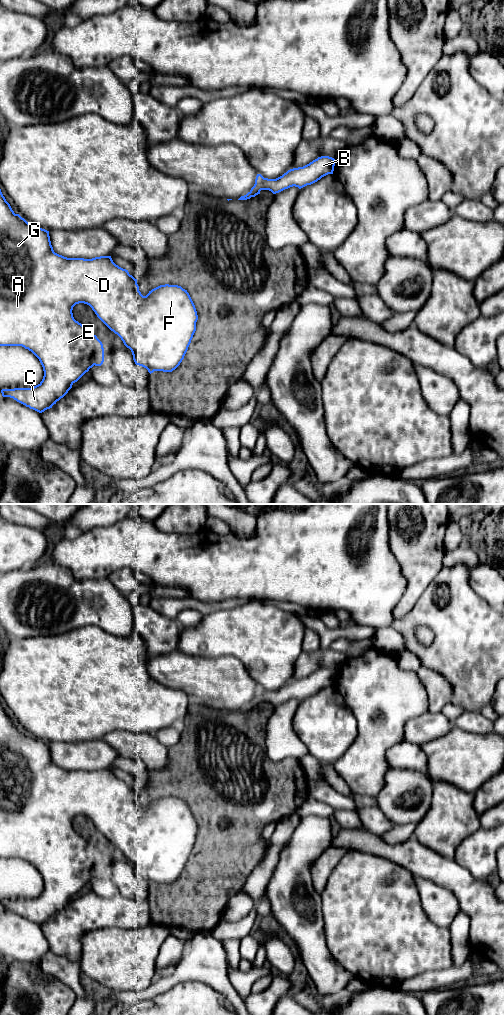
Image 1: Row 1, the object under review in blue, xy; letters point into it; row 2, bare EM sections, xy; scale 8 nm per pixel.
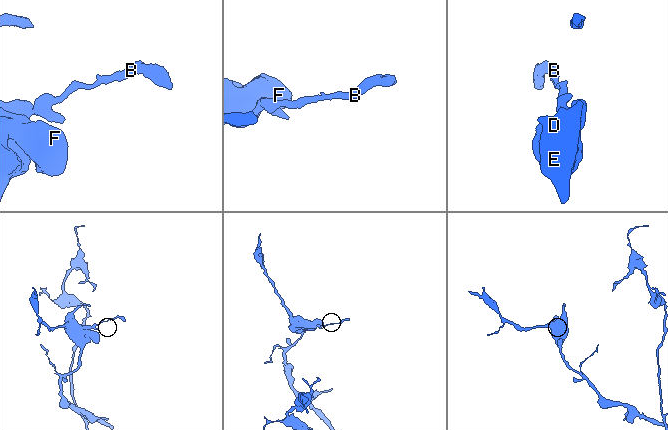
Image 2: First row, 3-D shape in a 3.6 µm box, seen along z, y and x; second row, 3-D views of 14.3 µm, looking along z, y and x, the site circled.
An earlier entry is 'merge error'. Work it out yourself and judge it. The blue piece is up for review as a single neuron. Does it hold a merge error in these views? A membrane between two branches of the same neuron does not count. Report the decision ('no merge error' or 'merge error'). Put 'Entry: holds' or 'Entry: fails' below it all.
no merge error
Entry: fails

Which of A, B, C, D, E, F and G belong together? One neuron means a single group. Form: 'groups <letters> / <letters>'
groups A B C D E F G

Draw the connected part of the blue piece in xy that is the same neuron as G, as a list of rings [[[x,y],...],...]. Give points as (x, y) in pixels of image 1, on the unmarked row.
[[[0,701],[0,858],[22,858],[25,861],[28,861],[39,871],[44,883],[43,891],[38,897],[31,900],[2,901],[1,905],[3,909],[13,910],[26,919],[42,925],[45,922],[52,920],[57,913],[63,910],[72,900],[72,897],[77,894],[86,884],[88,884],[90,880],[92,880],[94,877],[101,878],[103,876],[104,860],[102,854],[97,850],[96,847],[90,844],[73,829],[73,819],[79,815],[89,817],[97,829],[111,843],[117,846],[123,853],[124,857],[131,862],[135,876],[146,880],[150,886],[154,883],[172,884],[175,882],[184,871],[196,843],[198,827],[195,817],[187,802],[178,797],[165,796],[152,801],[146,808],[143,808],[139,803],[137,791],[130,787],[128,782],[116,777],[111,768],[100,768],[92,771],[84,771],[67,770],[55,765],[51,757],[49,743],[35,739],[28,735],[19,726],[15,726]]]

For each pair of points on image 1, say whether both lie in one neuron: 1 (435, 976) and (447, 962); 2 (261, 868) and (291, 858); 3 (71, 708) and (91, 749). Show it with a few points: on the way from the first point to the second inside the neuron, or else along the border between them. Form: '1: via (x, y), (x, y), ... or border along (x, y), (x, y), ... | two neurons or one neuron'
1: border along (452, 965), (446, 969), (427, 970), (418, 975) | two neurons
2: border along (287, 842), (267, 885) | two neurons
3: border along (100, 738), (81, 742) | two neurons

